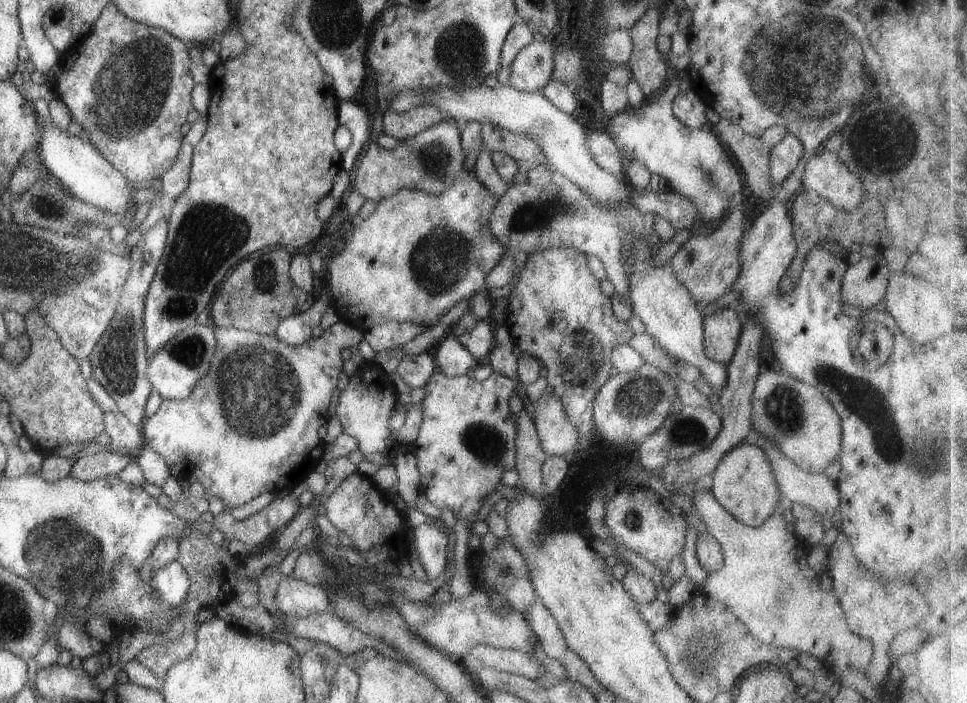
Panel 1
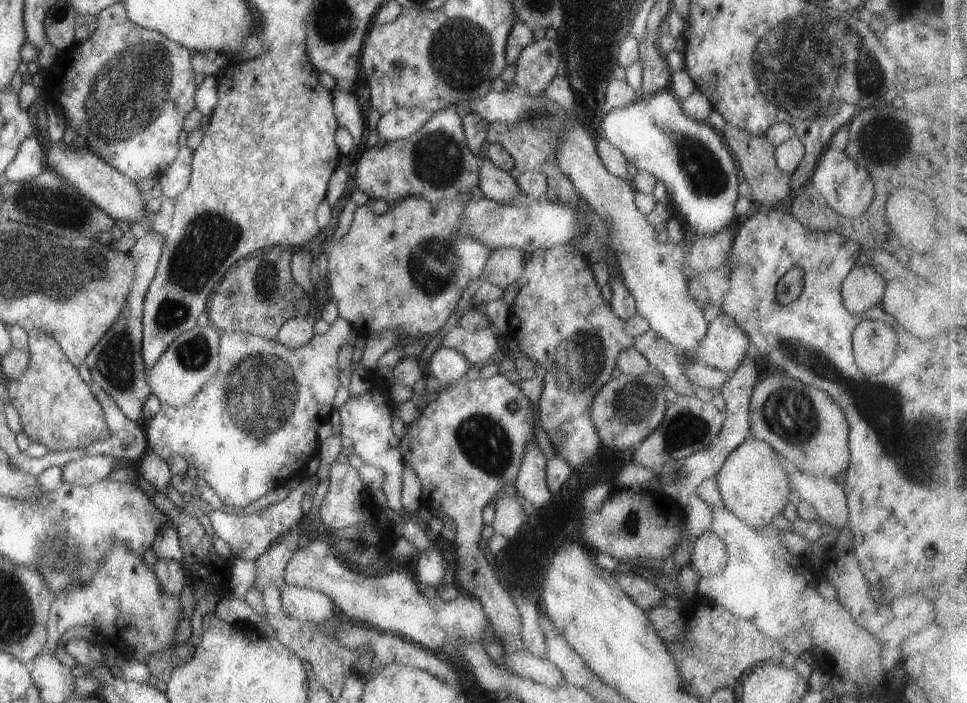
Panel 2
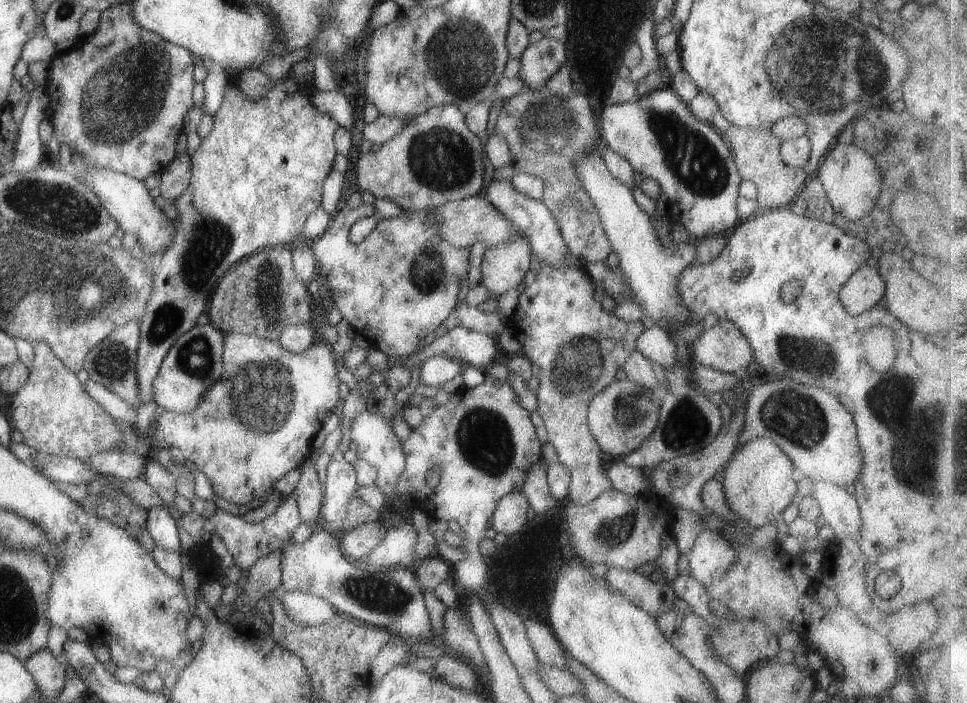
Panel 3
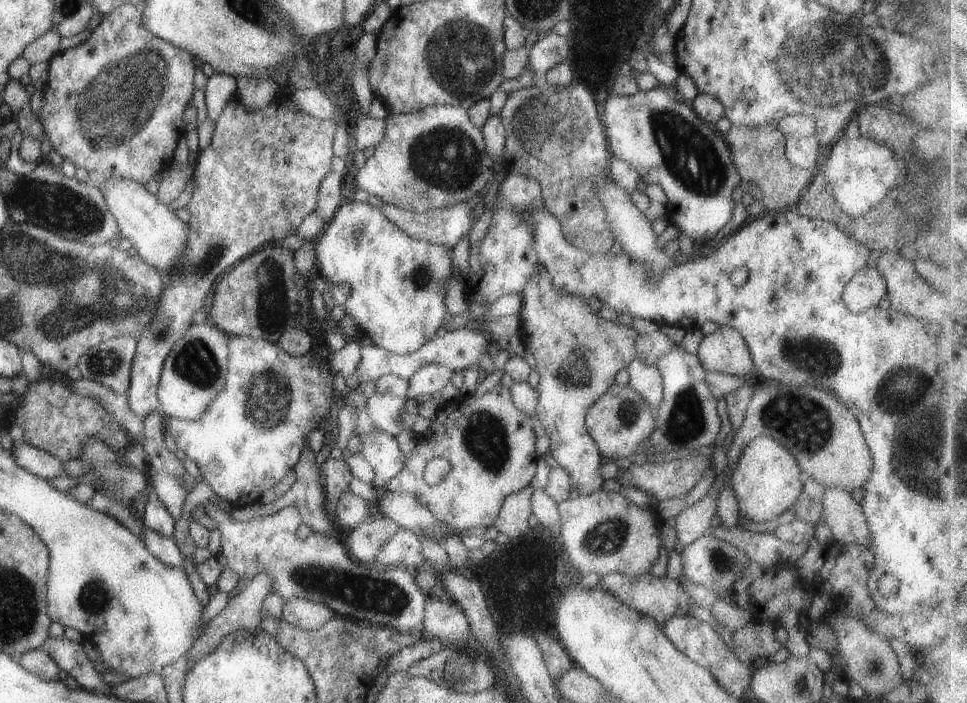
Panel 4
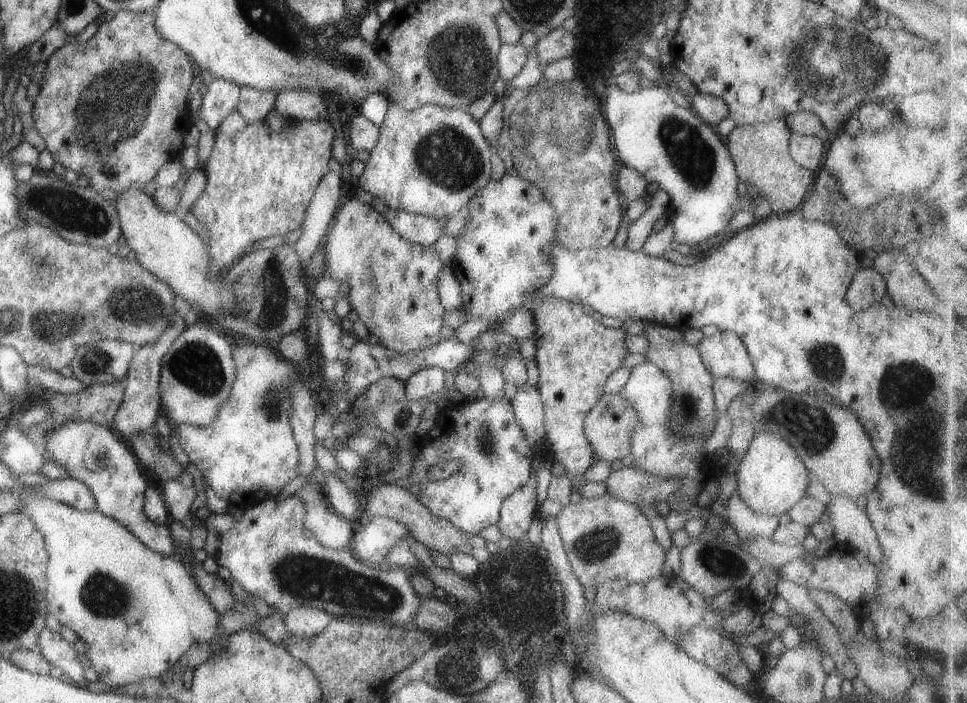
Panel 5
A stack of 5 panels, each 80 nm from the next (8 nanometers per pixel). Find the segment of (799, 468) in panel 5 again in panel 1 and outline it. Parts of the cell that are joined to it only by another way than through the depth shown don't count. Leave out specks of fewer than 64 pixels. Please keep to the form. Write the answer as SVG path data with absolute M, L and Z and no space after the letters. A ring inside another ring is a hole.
M741 442L728 450L710 474L710 493L713 498L741 524L758 527L763 524L774 510L780 499L778 484L771 472L768 459L763 449L756 444Z

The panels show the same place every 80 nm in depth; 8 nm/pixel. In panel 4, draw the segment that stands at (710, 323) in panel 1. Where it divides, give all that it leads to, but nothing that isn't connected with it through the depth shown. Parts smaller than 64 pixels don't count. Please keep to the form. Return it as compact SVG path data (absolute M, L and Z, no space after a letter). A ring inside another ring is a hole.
M721 325L712 334L703 336L697 346L697 358L706 371L743 377L753 370L752 360L743 337L734 328Z

